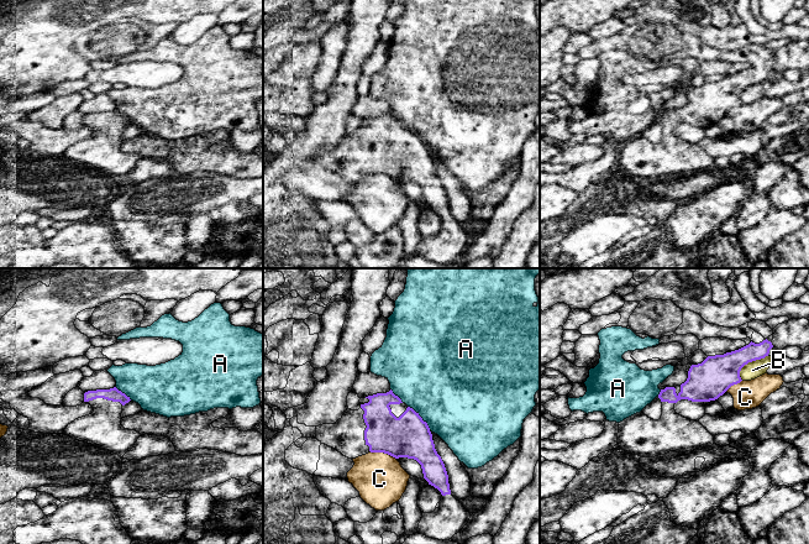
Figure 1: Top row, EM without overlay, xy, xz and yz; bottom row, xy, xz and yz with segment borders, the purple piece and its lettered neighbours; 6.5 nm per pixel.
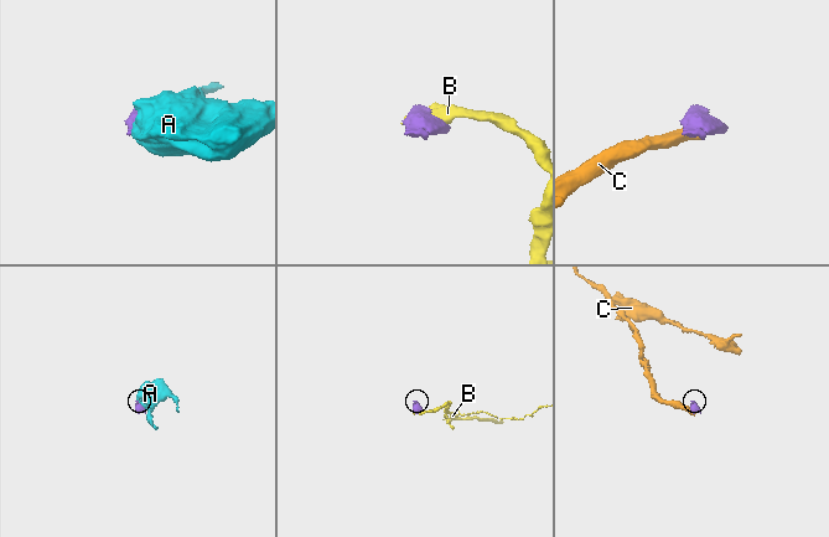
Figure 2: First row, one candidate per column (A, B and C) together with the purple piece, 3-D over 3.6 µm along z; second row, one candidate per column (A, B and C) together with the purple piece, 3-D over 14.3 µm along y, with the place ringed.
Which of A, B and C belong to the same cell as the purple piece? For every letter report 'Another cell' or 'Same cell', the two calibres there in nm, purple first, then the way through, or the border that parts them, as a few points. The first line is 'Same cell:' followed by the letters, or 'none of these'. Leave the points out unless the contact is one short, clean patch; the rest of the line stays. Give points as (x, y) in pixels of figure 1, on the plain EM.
Same cell: none of these
A: Another cell. Thickness 280 nm (purple) against 500 nm
B: Another cell. Thickness 240 nm (purple) against 110 nm
C: Another cell. Thickness 280 nm (purple) against 320 nm. Boundary: xz (369, 173), (387, 176), (395, 182)

